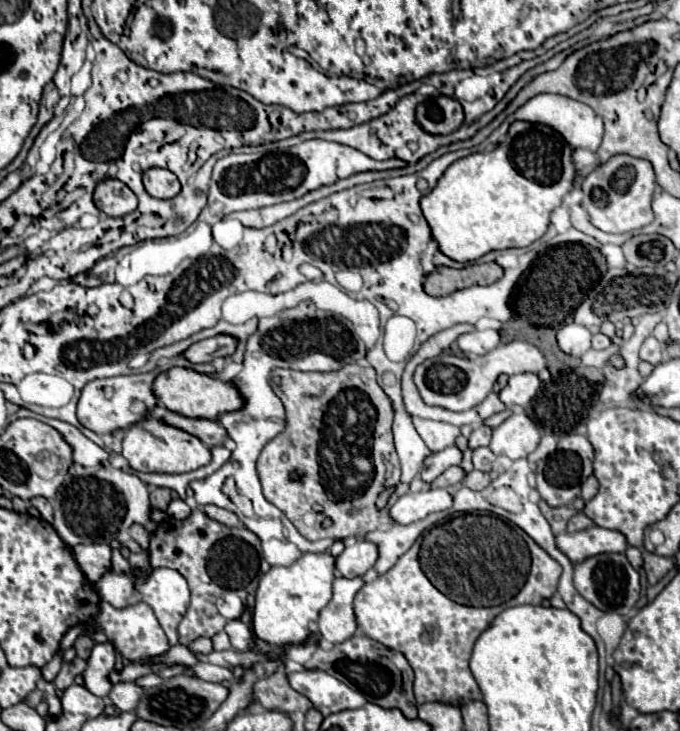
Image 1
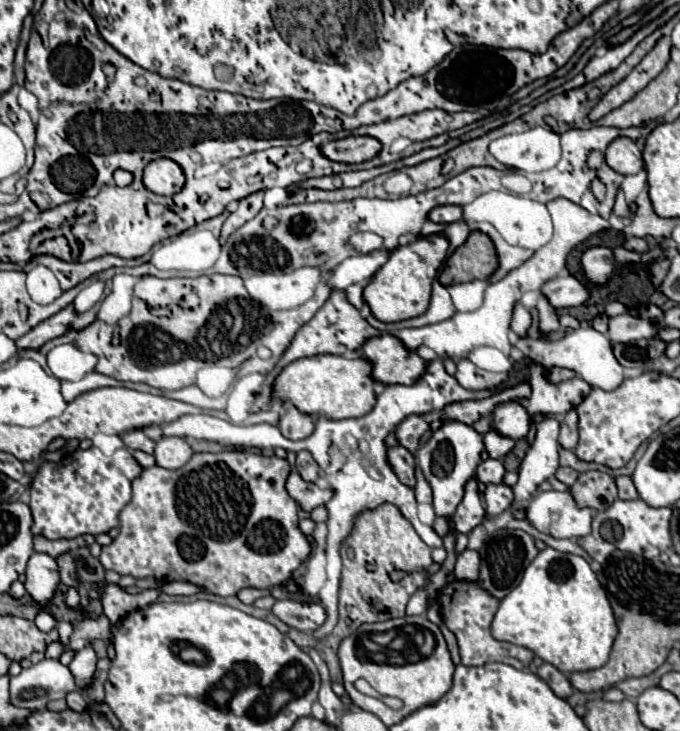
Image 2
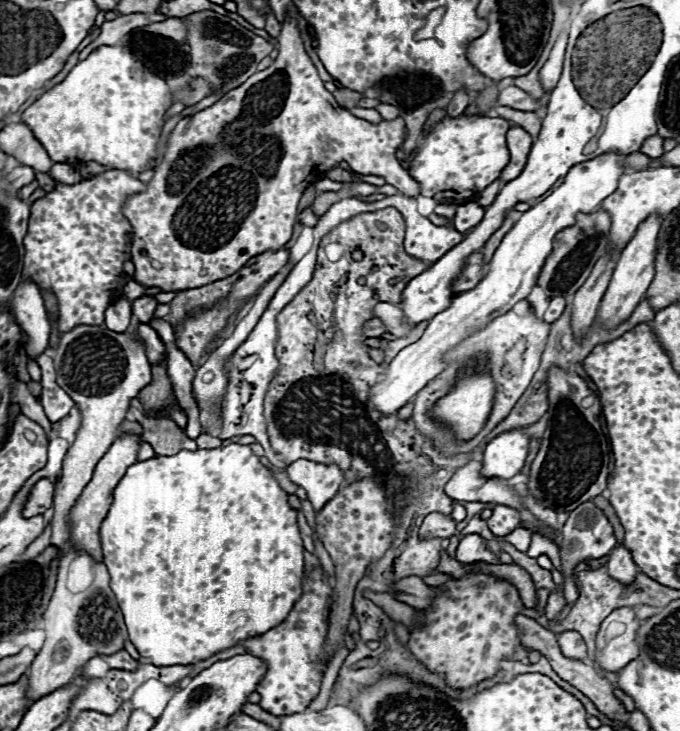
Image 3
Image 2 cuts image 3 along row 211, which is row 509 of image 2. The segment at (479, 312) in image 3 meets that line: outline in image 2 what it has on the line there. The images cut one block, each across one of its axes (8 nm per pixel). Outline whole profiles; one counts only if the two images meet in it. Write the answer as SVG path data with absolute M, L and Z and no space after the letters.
M568 490L538 492L526 506L530 522L554 538L580 538L590 534L592 512L590 508L580 508Z

